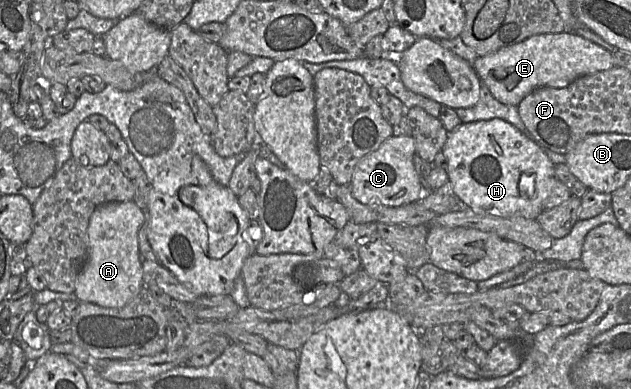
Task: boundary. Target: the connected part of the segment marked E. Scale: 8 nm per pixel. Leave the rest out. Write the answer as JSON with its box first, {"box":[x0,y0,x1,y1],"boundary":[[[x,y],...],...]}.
{"box":[472,32,614,106],"boundary":[[[574,32],[540,34],[522,42],[502,48],[492,54],[477,57],[472,65],[481,83],[485,84],[493,97],[502,104],[518,106],[521,100],[532,91],[543,88],[564,88],[579,77],[609,70],[614,65],[613,53]]]}

